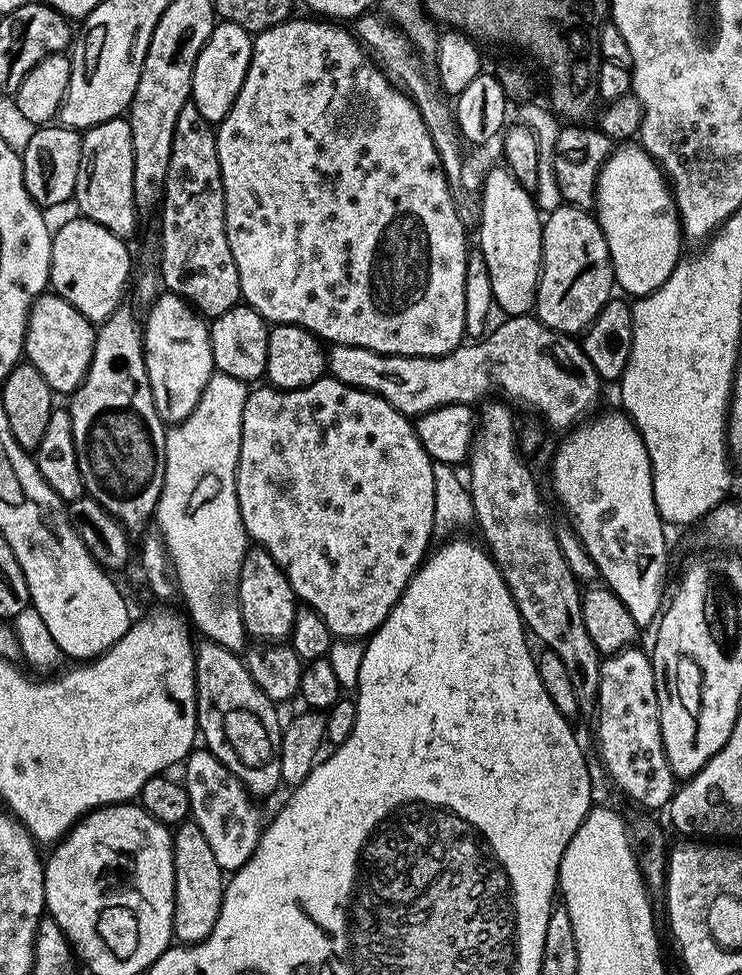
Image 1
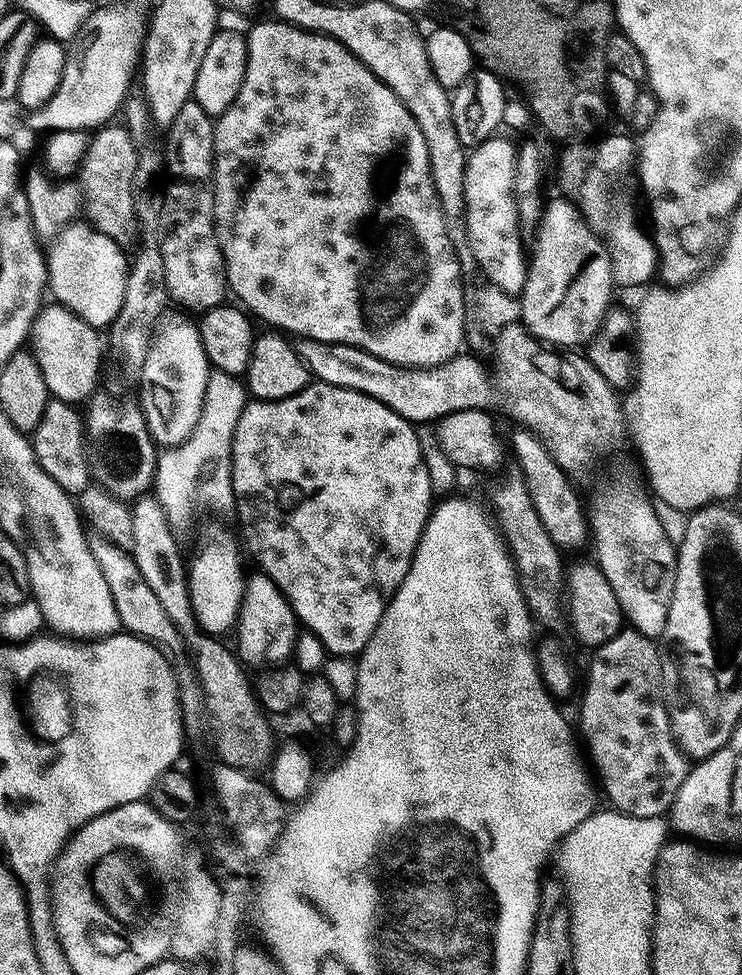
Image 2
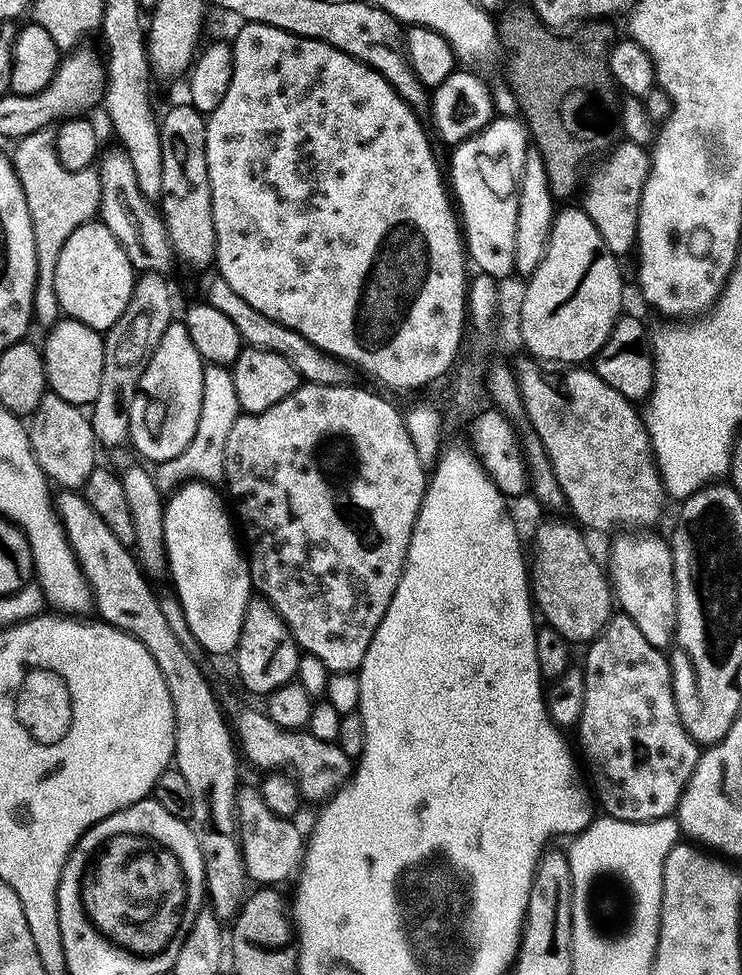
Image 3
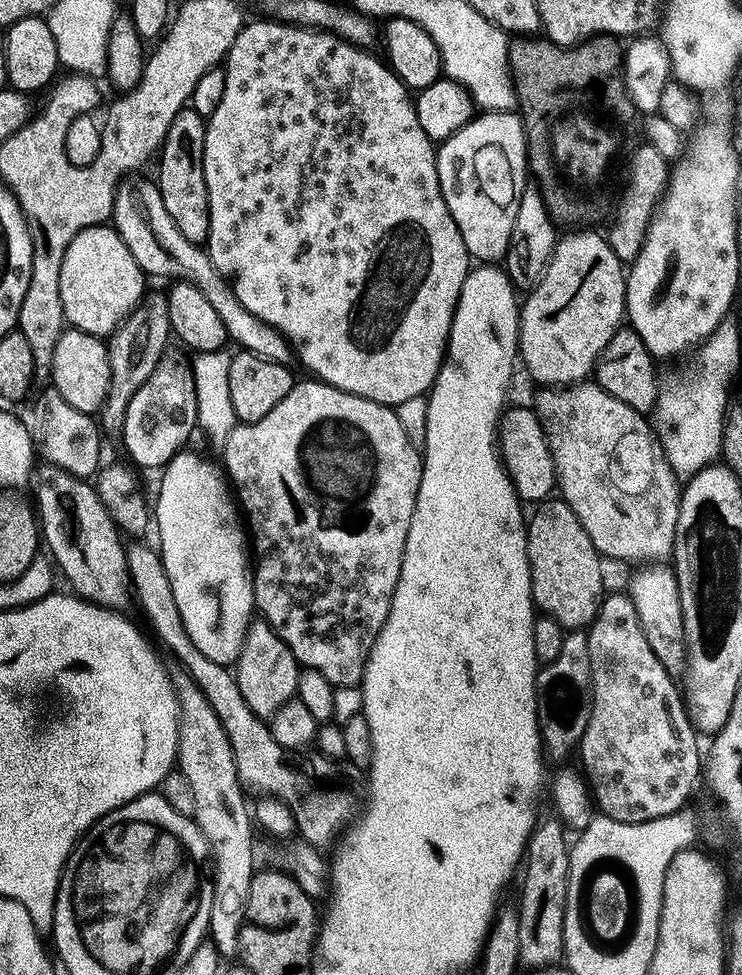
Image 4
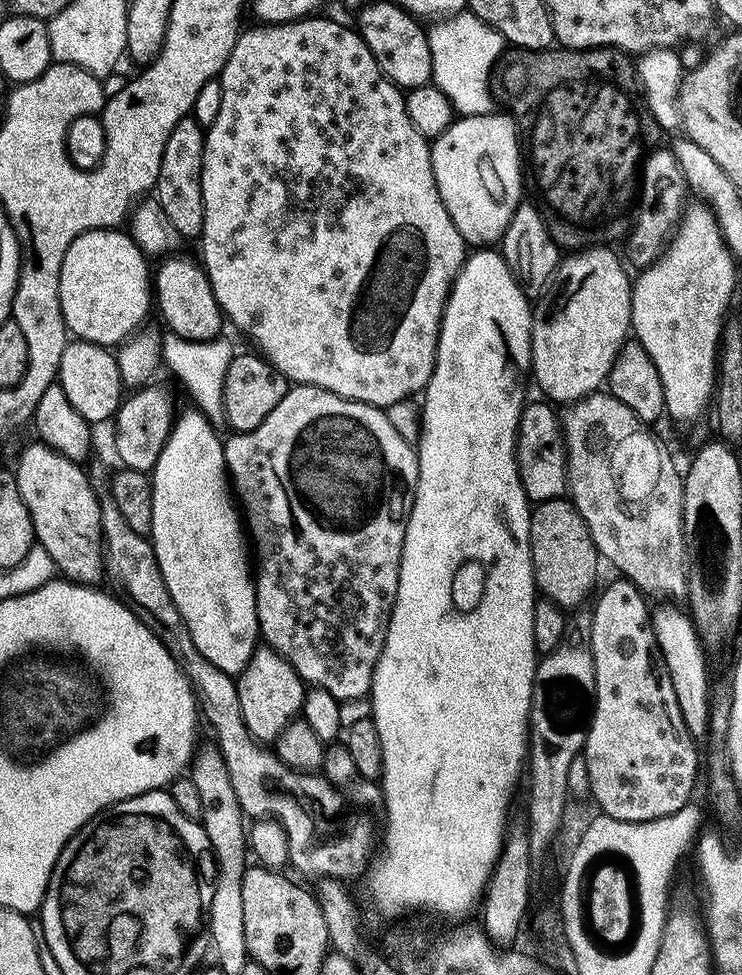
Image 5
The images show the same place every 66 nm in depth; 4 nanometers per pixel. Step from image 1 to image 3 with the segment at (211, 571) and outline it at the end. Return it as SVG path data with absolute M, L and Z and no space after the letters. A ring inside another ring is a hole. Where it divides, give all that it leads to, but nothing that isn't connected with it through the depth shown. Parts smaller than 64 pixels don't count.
M208 364L204 369L202 410L198 418L198 430L194 434L190 446L186 446L186 450L182 454L178 454L178 458L167 460L155 469L154 476L159 487L164 490L172 490L185 482L194 480L223 481L226 438L230 434L230 426L234 426L234 422L241 414L238 390L234 390L234 378L231 371L222 364Z

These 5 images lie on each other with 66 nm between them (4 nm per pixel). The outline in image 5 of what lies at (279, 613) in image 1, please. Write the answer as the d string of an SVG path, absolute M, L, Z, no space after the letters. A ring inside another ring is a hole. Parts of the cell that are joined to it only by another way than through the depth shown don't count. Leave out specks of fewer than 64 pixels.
M258 646L246 666L235 677L238 690L238 706L242 706L242 718L246 722L246 730L256 740L275 742L286 730L286 726L301 715L304 707L306 685L300 676L273 648Z

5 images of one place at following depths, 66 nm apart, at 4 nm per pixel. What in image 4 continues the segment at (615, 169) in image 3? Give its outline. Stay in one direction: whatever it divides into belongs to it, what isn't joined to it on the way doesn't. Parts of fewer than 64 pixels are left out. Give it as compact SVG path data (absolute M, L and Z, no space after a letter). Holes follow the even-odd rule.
M641 143L641 148L632 156L628 164L628 185L620 196L620 205L615 205L616 221L612 229L606 232L606 239L614 254L621 262L631 262L638 258L638 254L644 245L644 239L648 233L648 223L652 221L652 213L658 207L658 201L668 186L670 175L670 160L663 157L654 146Z

